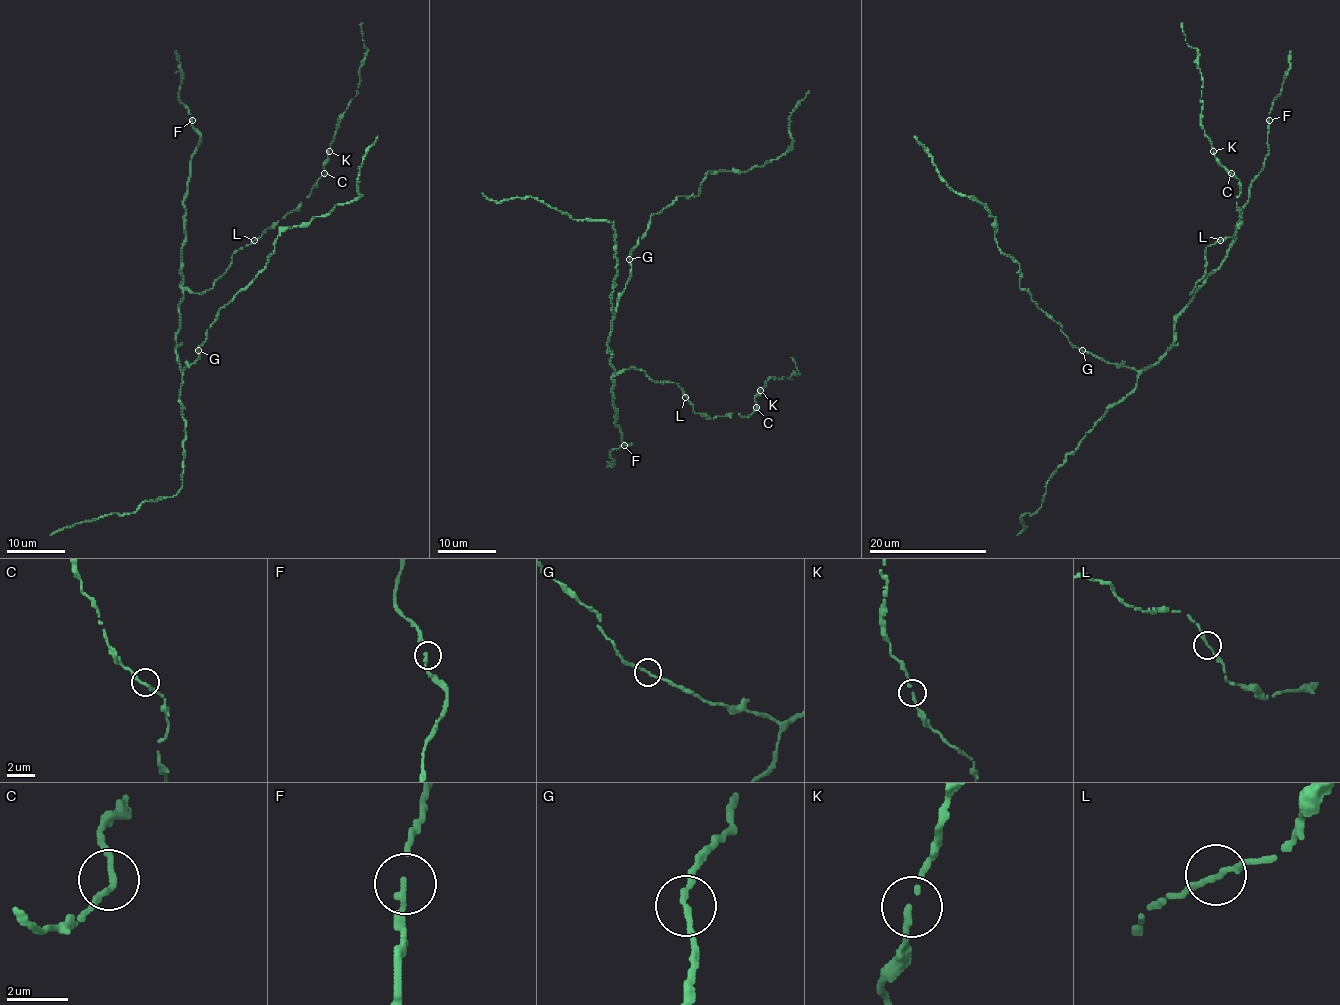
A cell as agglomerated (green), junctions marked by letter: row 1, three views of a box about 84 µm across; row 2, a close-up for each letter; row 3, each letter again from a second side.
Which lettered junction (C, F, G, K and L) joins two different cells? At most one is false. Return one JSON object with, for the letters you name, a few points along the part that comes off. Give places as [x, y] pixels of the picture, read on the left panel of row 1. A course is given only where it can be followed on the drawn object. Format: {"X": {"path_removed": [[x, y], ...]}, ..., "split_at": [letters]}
{"split_at": []}

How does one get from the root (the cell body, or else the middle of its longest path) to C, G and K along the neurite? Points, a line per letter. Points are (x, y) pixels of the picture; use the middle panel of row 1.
C: (608, 347), (617, 373), (636, 368), (653, 381), (674, 382), (696, 413), (743, 418), (756, 407)
G: (608, 347), (618, 296), (630, 277), (630, 259)
K: (608, 347), (617, 373), (636, 368), (653, 381), (674, 382), (693, 410), (709, 418), (749, 416), (760, 390)

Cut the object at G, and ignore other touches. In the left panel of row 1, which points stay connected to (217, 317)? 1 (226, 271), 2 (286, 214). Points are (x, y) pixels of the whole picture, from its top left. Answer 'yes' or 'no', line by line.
1: no
2: no

